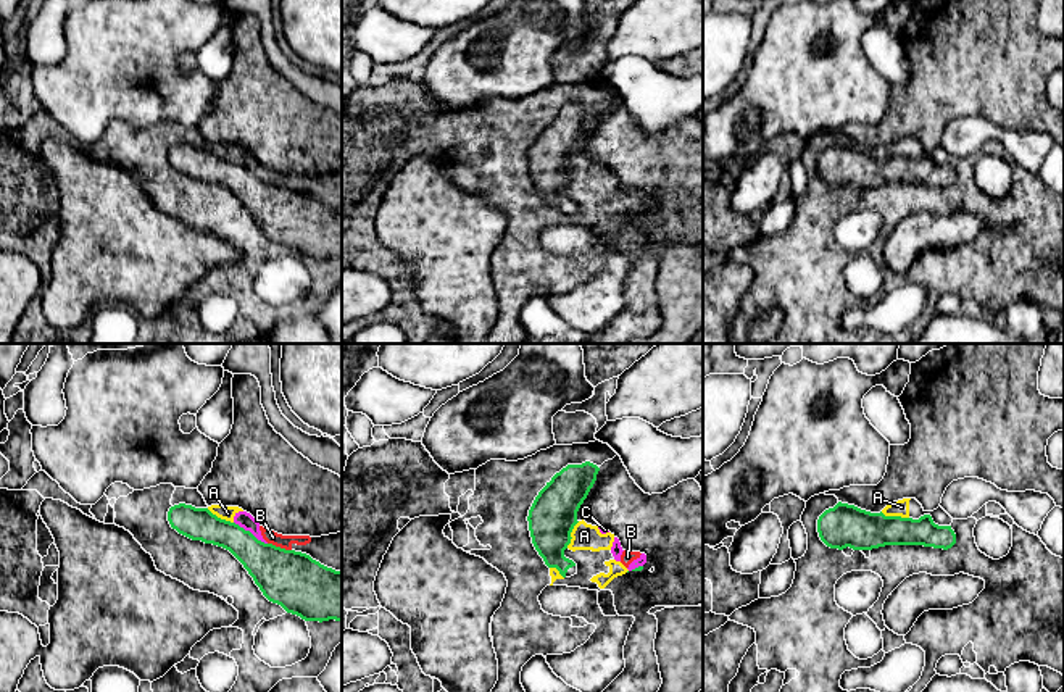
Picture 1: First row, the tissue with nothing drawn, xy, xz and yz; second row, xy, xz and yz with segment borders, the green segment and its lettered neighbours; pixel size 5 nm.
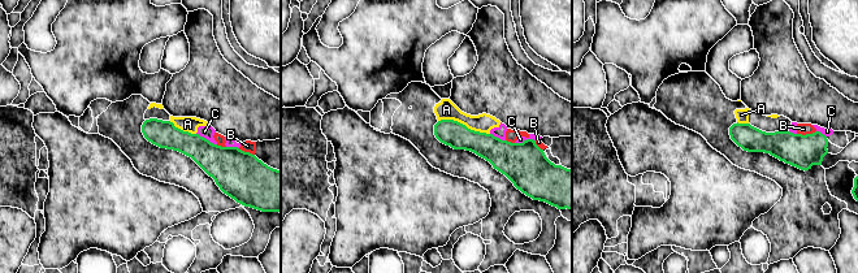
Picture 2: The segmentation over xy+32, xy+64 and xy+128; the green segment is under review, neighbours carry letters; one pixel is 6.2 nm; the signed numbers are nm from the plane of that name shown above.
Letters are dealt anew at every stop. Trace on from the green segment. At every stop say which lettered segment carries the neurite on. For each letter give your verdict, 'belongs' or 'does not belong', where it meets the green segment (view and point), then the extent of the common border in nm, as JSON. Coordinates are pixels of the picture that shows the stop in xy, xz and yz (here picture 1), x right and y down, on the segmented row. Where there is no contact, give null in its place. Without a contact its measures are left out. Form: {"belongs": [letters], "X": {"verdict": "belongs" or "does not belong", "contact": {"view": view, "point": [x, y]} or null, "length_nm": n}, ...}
{"belongs": [], "A": {"verdict": "does not belong", "contact": {"view": "yz", "point": [895, 516]}, "length_nm": 150}, "B": {"verdict": "does not belong", "contact": {"view": "xy", "point": [279, 547]}, "length_nm": 130}, "C": {"verdict": "does not belong", "contact": {"view": "xy", "point": [249, 531]}, "length_nm": 200}}

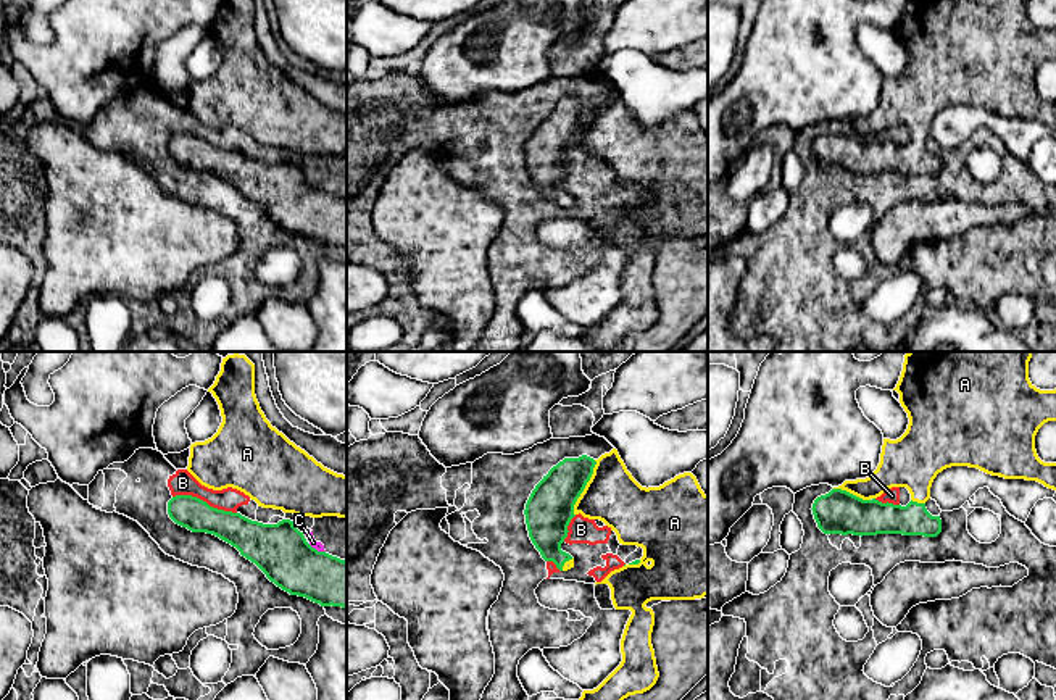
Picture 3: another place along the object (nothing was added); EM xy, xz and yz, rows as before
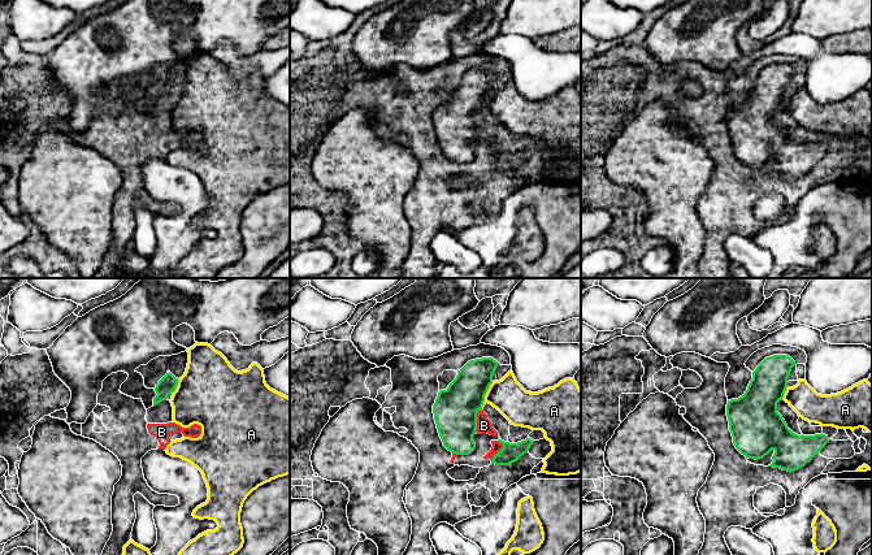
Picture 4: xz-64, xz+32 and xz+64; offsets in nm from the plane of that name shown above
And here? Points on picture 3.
{"belongs": ["A"], "A": {"verdict": "belongs", "contact": {"view": "xz", "point": [584, 487]}, "length_nm": 300}, "B": {"verdict": "does not belong", "contact": {"view": "xy", "point": [205, 502]}, "length_nm": 340}, "C": {"verdict": "does not belong", "contact": {"view": "xy", "point": [315, 549]}, "length_nm": 100}}

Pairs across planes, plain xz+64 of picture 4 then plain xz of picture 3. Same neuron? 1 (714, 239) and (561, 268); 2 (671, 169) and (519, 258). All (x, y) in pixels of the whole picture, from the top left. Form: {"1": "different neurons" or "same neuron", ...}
{"1": "same neuron", "2": "different neurons"}

